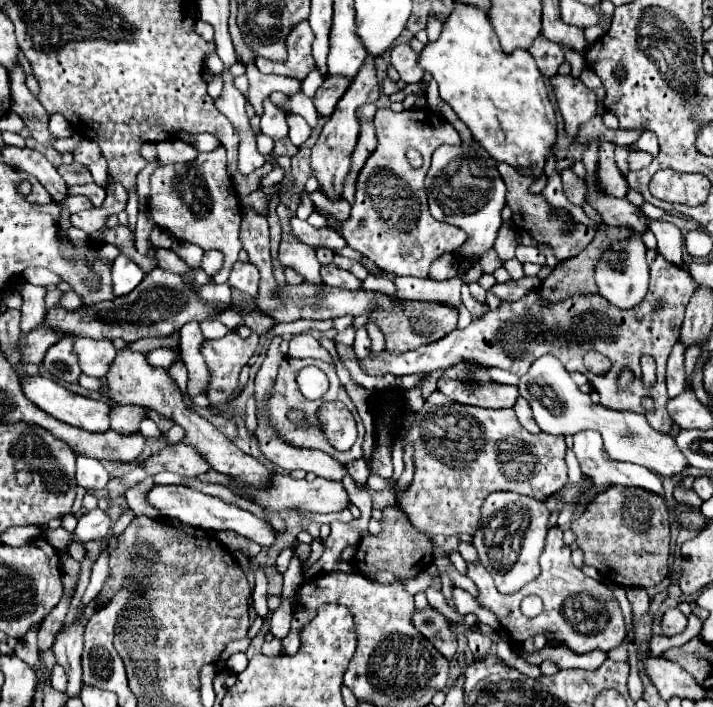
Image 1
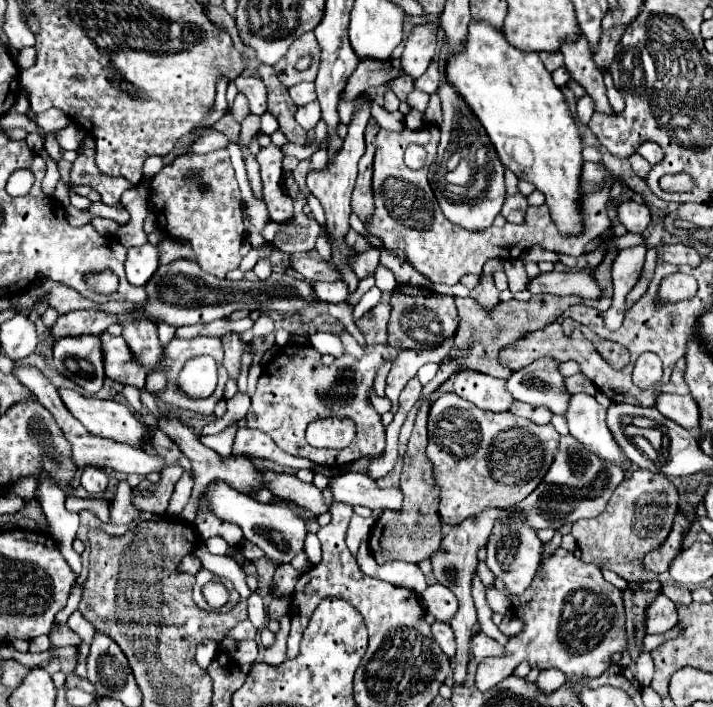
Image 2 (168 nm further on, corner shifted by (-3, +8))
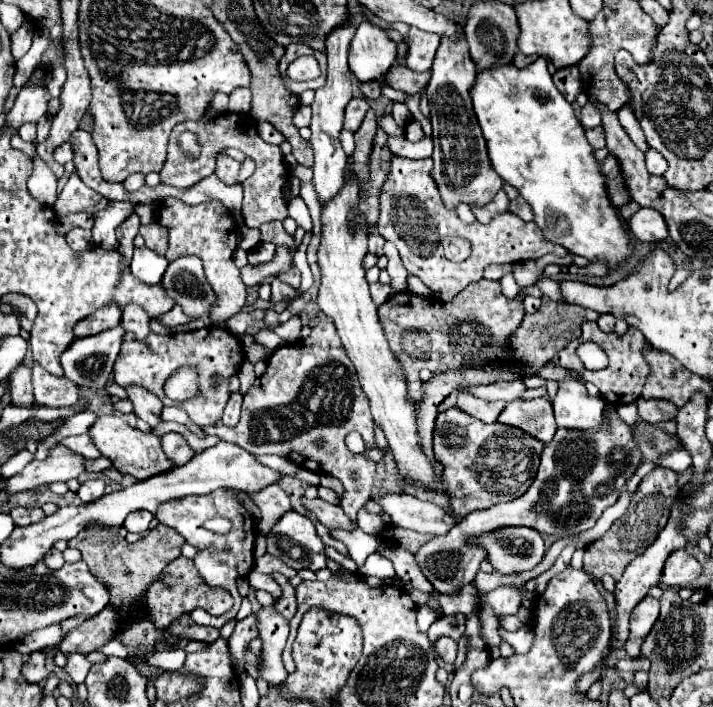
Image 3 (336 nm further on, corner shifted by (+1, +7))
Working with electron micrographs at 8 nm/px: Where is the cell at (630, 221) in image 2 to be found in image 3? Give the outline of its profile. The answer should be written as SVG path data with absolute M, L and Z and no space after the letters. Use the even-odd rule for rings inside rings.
M641 208L629 220L629 228L633 236L641 242L661 242L669 238L665 218L653 208Z

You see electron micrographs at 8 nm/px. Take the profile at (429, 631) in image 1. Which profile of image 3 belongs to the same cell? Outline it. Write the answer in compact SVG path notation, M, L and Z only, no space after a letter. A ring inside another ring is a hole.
M443 636L443 638L437 640L435 648L437 648L437 652L439 652L439 656L441 656L441 660L445 664L453 664L455 662L455 656L457 656L457 642L455 640Z

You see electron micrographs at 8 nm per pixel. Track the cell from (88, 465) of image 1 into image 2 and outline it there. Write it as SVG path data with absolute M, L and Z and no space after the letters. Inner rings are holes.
M89 465L89 467L83 467L83 475L81 475L81 487L87 489L87 493L95 495L95 493L101 493L107 489L107 475L103 469L95 467L95 465Z

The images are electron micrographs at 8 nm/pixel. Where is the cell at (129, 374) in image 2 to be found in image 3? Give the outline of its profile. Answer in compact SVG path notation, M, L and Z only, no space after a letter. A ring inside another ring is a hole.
M211 326L211 328L193 330L193 332L177 332L177 334L169 334L169 336L149 334L147 340L123 342L123 348L119 352L119 360L115 362L115 368L113 368L113 376L115 376L115 382L121 386L139 384L139 386L147 388L149 392L157 394L165 406L169 406L169 398L163 394L163 384L181 366L195 366L197 378L199 378L199 394L201 394L201 398L207 400L207 404L179 404L179 406L189 414L193 424L213 426L221 420L223 408L231 396L229 378L233 374L237 374L237 370L243 364L243 358L245 358L245 352L243 352L241 342L227 328ZM213 374L221 376L221 384L217 388L211 386Z

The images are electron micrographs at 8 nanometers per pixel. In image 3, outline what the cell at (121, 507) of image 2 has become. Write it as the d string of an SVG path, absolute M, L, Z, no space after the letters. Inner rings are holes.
M137 510L137 512L131 512L125 520L125 528L127 532L145 532L149 528L149 522L153 520L153 514L147 512L147 510Z

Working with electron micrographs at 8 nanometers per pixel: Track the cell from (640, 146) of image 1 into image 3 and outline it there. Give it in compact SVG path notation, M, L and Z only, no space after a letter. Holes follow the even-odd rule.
M653 148L645 154L647 158L647 170L655 176L663 176L667 170L667 160L663 160L663 156L659 156L659 152L655 152Z

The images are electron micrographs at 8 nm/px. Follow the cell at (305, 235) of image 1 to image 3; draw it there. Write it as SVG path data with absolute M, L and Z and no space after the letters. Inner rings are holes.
M243 226L243 228L239 230L239 248L251 250L251 248L257 246L257 244L259 244L259 232Z

